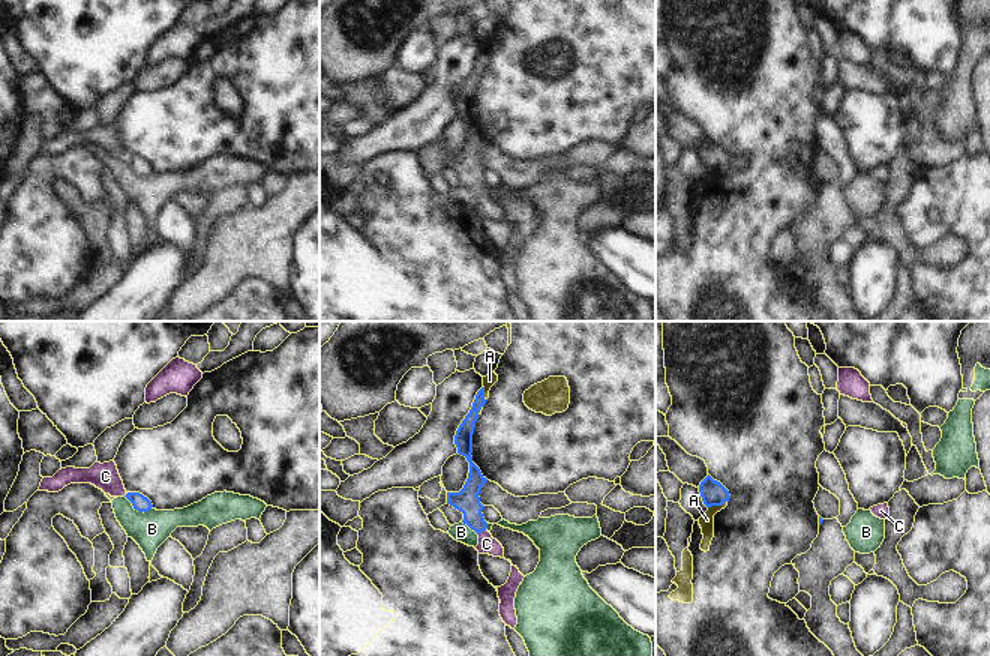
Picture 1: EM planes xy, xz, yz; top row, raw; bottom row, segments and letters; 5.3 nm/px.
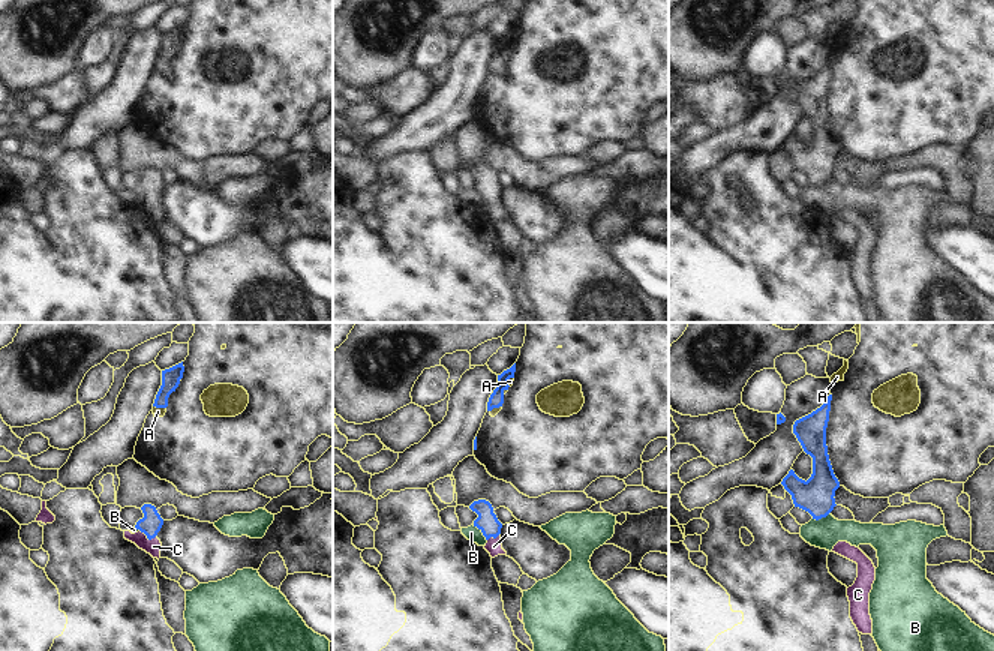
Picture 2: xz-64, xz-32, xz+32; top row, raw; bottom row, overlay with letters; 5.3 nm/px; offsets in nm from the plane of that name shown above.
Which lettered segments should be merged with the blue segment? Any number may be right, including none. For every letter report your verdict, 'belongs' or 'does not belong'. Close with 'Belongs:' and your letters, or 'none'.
A: does not belong
B: does not belong
C: belongs
Belongs: C

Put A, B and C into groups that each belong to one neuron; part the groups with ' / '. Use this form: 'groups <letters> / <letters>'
groups A / B / C

